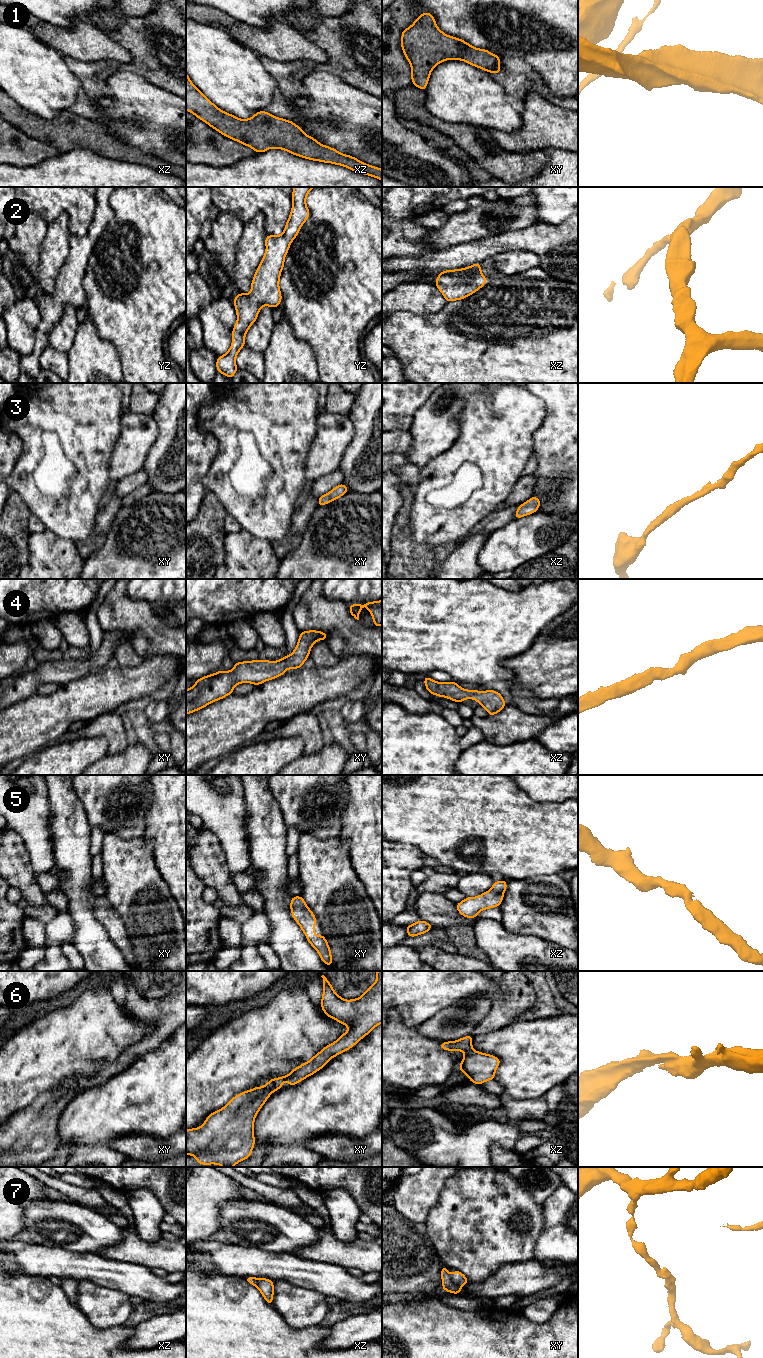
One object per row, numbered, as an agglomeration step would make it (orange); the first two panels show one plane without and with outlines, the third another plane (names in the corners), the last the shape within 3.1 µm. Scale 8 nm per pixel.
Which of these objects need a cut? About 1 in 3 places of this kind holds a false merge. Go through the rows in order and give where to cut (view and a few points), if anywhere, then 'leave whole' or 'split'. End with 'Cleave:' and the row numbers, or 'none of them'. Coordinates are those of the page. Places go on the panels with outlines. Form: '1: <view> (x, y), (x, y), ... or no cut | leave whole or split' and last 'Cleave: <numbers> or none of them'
1: no cut | leave whole
2: no cut | leave whole
3: no cut | leave whole
4: no cut | leave whole
5: no cut | leave whole
6: no cut | leave whole
7: xy (449, 1274), (449, 1277), (459, 1287) | split
Cleave: 7

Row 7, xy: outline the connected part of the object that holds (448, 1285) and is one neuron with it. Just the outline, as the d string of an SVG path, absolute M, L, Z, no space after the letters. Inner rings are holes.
M442 1266L441 1268L442 1289L453 1294L461 1294L461 1288L456 1285L450 1278L448 1268Z

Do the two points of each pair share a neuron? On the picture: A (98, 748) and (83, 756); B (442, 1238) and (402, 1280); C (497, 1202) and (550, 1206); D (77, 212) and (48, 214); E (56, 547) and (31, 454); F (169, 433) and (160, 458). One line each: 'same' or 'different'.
A: same
B: different
C: different
D: same
E: different
F: same

